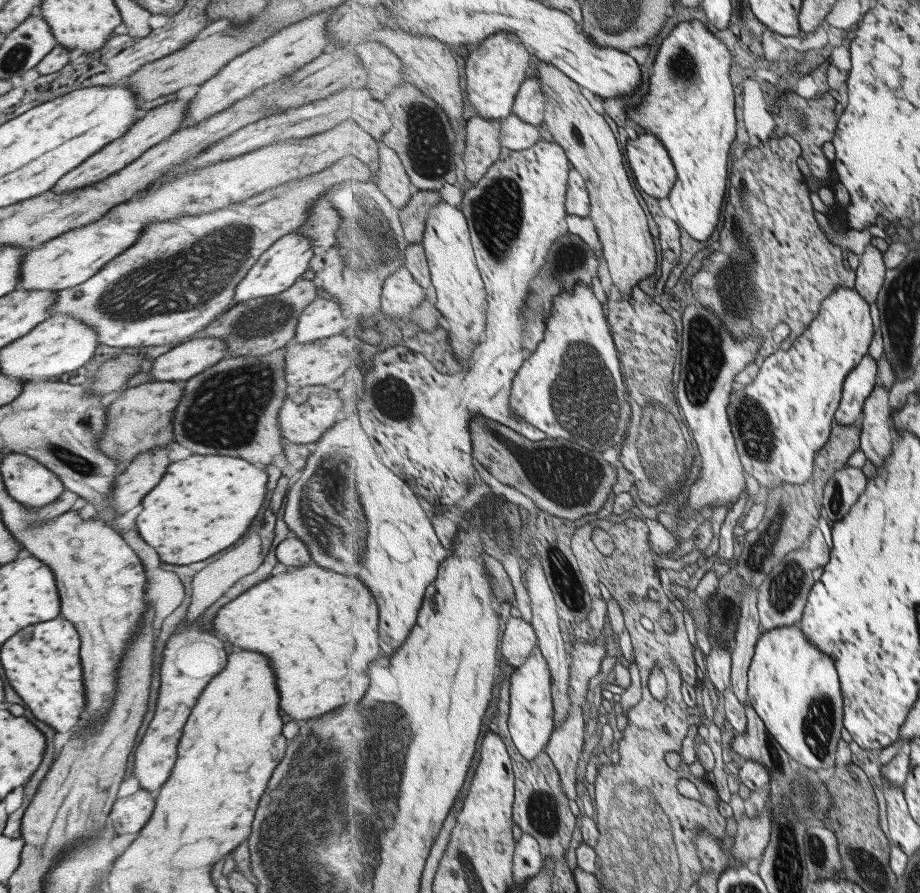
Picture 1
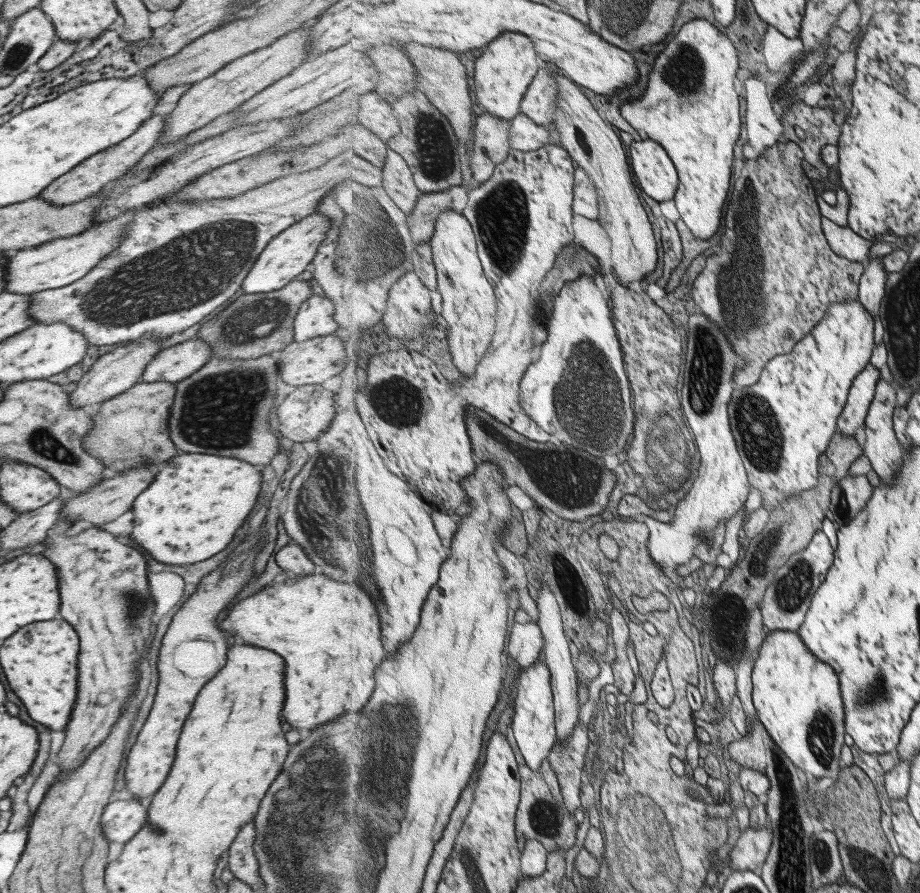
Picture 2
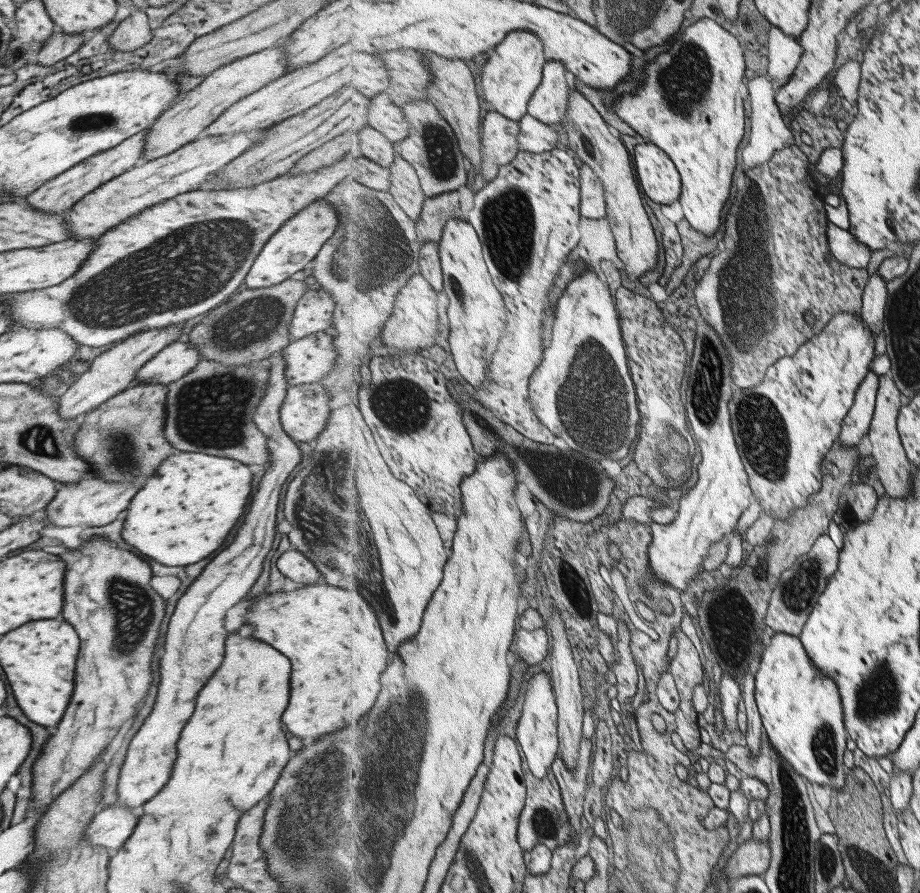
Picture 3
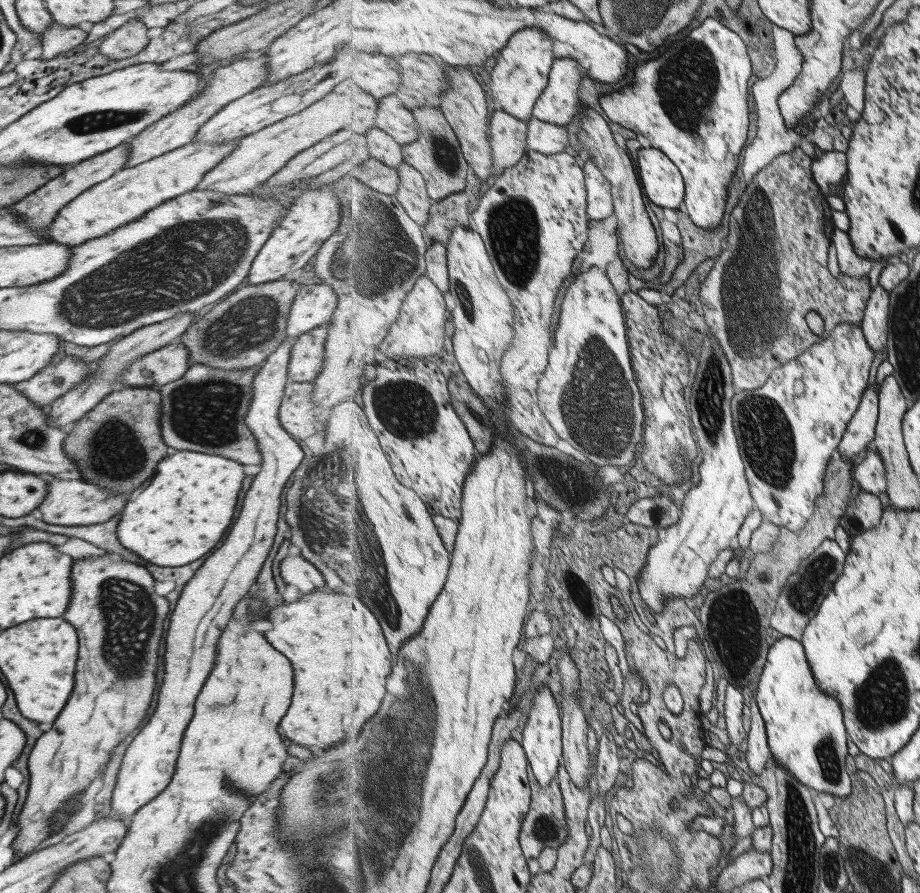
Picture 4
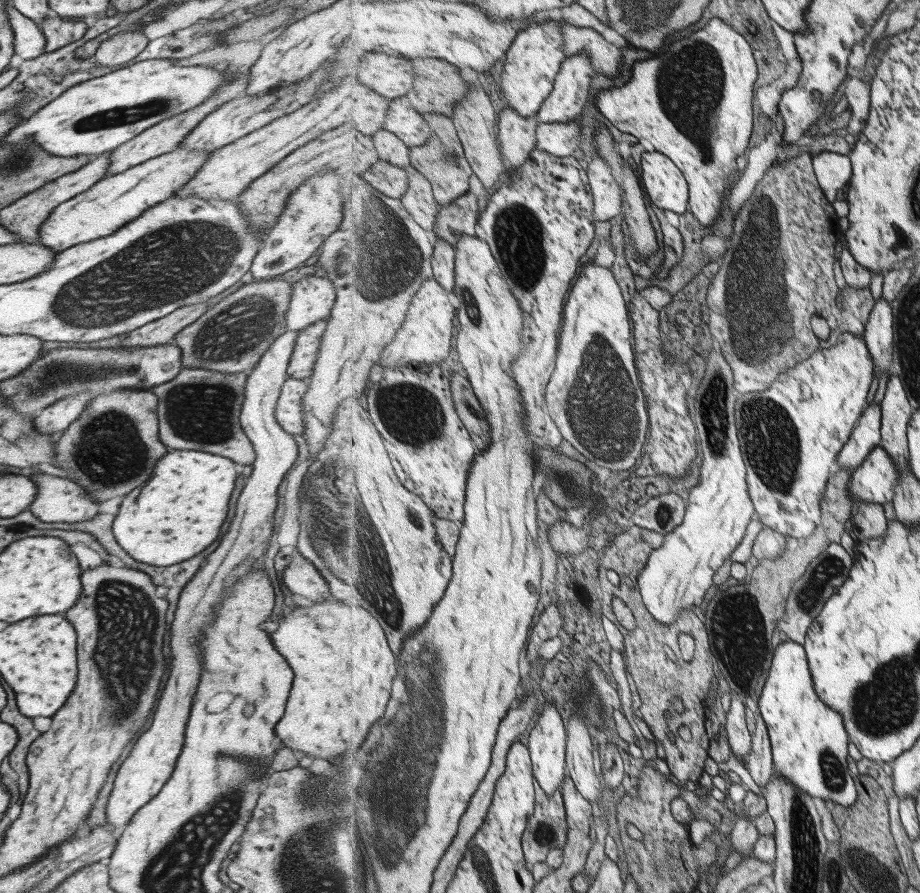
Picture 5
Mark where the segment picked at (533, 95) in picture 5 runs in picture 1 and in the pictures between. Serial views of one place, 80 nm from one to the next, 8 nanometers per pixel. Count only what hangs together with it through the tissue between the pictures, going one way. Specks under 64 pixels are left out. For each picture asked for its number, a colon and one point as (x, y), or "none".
1: (495, 71)
2: (504, 72)
3: (514, 71)
4: (521, 75)

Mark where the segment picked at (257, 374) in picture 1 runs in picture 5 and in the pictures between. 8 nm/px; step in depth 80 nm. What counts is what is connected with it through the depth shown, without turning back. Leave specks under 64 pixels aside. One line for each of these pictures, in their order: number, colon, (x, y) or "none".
2: (221, 409)
3: (210, 409)
4: (204, 410)
5: (199, 409)

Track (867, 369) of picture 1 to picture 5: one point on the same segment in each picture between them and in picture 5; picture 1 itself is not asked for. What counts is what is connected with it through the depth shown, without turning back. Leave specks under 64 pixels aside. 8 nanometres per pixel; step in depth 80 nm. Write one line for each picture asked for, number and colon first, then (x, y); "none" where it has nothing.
2: (862, 394)
3: (857, 423)
4: (861, 432)
5: (867, 434)

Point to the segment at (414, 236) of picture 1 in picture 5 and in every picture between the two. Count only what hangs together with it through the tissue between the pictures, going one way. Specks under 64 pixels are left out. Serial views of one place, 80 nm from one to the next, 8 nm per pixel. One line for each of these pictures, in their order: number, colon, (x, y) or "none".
2: (423, 221)
3: (438, 210)
4: (446, 214)
5: (461, 217)

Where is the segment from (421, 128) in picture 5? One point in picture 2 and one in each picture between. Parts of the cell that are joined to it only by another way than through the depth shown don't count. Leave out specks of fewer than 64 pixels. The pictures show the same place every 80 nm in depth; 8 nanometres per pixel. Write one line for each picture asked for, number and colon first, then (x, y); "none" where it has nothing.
2: (375, 114)
3: (386, 116)
4: (393, 117)

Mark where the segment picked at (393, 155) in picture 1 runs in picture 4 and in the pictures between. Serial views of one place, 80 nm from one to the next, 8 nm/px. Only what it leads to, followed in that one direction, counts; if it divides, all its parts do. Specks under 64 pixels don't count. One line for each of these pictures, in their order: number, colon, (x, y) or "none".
2: (399, 181)
3: (406, 187)
4: (413, 194)

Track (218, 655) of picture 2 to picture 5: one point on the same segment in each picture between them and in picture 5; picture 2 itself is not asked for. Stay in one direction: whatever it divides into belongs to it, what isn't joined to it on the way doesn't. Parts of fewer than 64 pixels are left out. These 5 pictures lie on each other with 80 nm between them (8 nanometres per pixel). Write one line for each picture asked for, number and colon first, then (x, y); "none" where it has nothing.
3: (193, 647)
4: (203, 607)
5: (151, 759)

